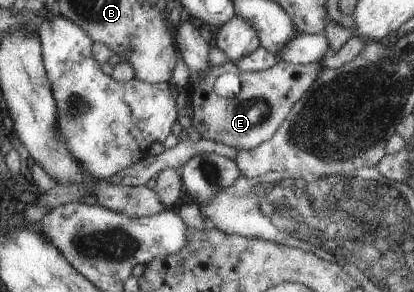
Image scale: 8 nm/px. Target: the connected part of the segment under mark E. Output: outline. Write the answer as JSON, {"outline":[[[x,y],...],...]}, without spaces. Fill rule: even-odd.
{"outline":[[[279,60],[271,69],[258,72],[243,71],[236,63],[229,61],[213,66],[200,81],[191,78],[192,125],[205,139],[238,150],[258,148],[279,131],[283,121],[290,116],[294,105],[311,89],[311,85],[314,85],[323,69],[321,63],[295,65],[285,60]],[[227,71],[237,73],[243,79],[243,91],[239,93],[239,97],[221,97],[215,91],[217,77]]]}

